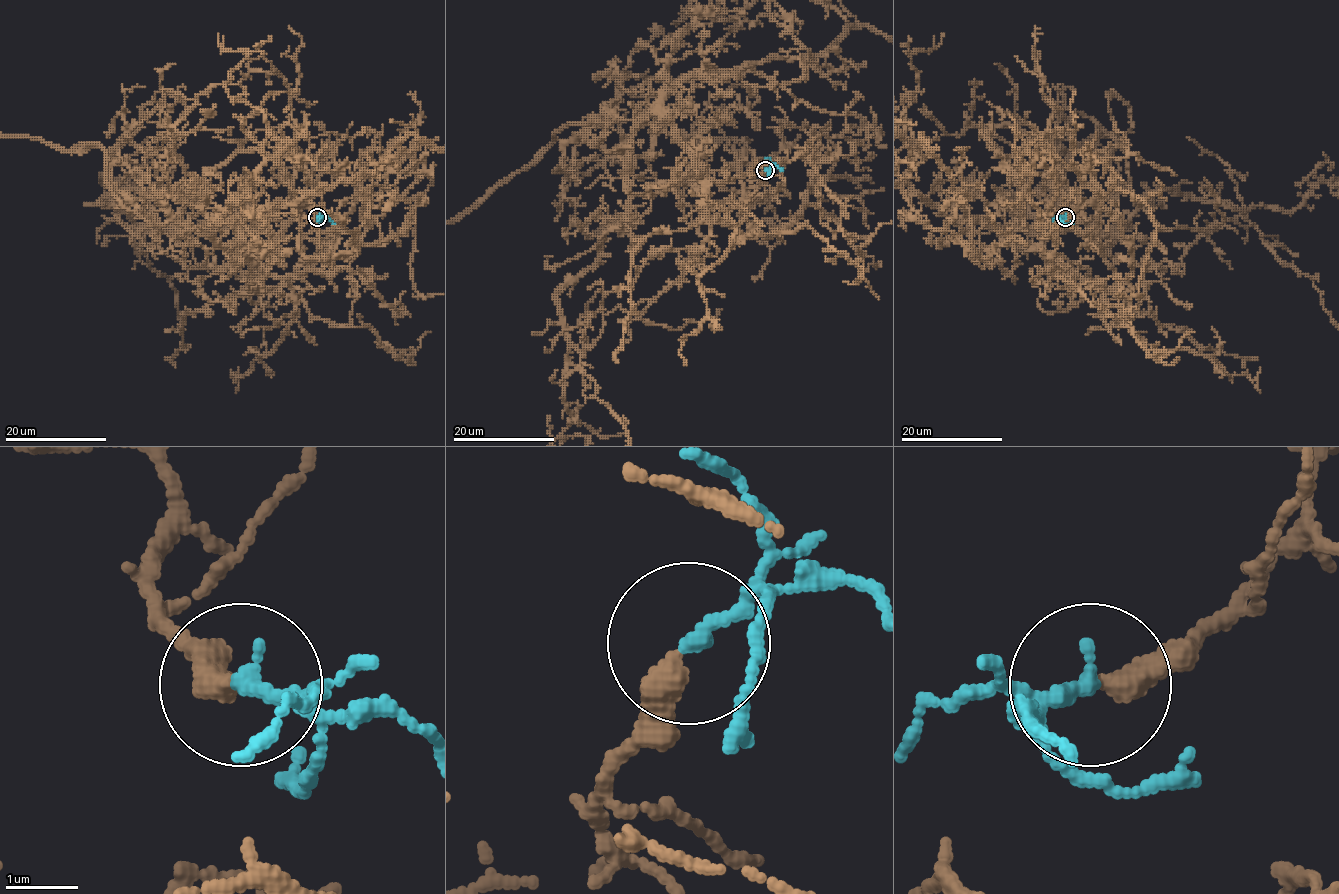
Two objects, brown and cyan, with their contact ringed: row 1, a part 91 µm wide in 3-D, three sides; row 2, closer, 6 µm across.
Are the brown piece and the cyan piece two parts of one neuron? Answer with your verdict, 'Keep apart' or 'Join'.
Join

